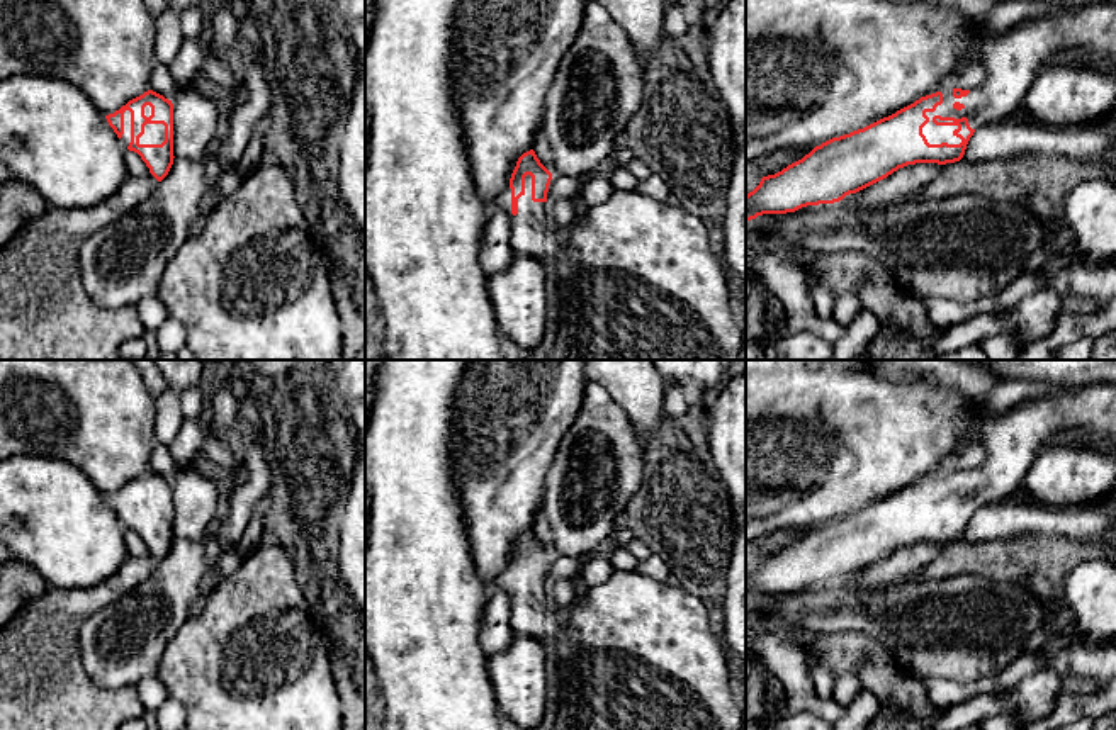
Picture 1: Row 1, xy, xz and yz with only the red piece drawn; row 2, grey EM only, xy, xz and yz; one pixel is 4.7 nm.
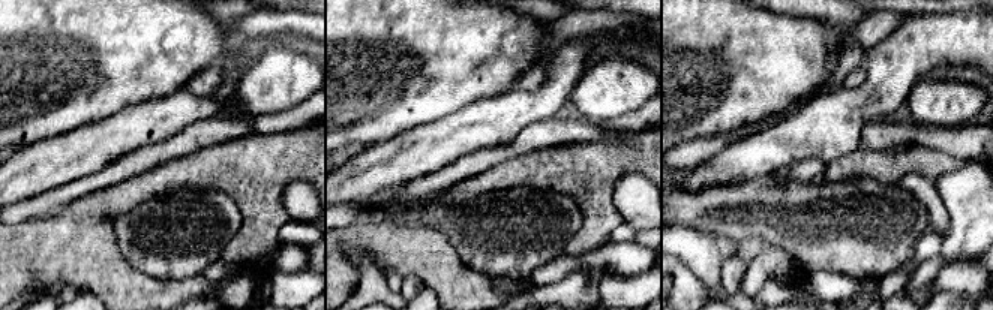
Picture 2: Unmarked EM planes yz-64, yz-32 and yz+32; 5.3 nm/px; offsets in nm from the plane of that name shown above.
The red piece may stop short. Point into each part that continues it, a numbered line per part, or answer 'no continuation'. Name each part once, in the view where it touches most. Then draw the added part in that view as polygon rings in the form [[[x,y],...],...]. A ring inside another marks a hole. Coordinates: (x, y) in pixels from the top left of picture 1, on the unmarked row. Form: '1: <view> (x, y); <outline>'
1: yz (1011, 440); [[[1092,382],[1080,387],[1058,387],[1051,392],[1028,399],[1007,413],[985,418],[975,440],[985,450],[982,465],[970,470],[967,477],[955,479],[953,469],[941,470],[943,484],[934,492],[926,492],[929,503],[922,508],[929,525],[960,525],[961,519],[953,514],[958,506],[936,506],[934,496],[967,497],[972,509],[1007,501],[1023,491],[1024,475],[1034,457],[1046,446],[1063,440],[1092,440],[1116,448],[1116,384]]]

